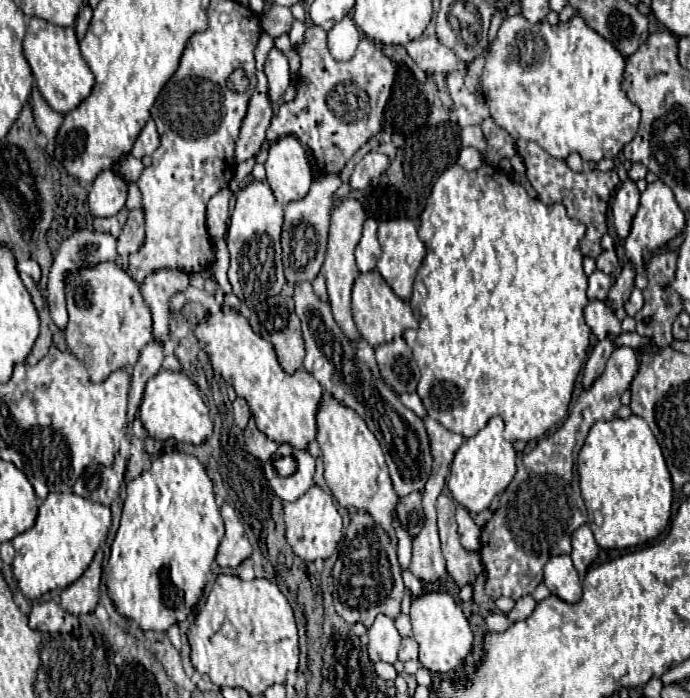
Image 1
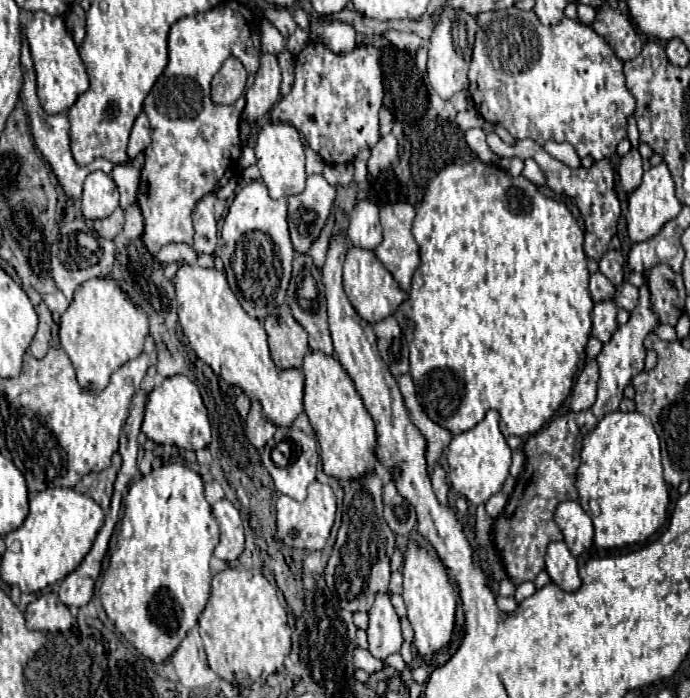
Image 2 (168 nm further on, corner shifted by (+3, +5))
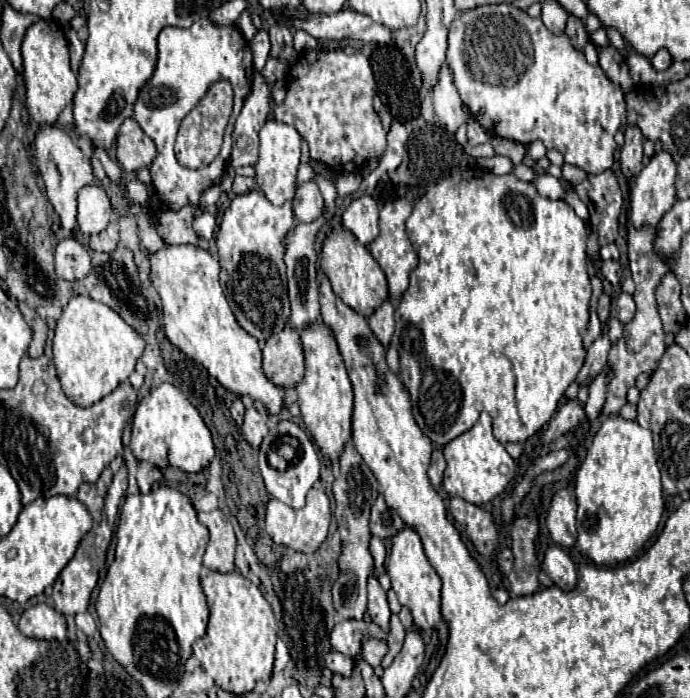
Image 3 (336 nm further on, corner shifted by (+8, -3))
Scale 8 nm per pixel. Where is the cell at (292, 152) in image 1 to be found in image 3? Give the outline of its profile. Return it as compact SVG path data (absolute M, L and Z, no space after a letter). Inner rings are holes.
M266 121L260 131L260 159L256 163L256 183L274 205L282 205L284 201L294 199L294 181L300 165L300 143L300 133L292 125L280 121Z

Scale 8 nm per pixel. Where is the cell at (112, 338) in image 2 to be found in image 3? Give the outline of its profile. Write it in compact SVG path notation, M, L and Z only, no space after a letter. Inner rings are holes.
M76 295L64 307L54 335L54 365L64 395L78 407L90 407L128 381L144 351L144 339L108 305Z

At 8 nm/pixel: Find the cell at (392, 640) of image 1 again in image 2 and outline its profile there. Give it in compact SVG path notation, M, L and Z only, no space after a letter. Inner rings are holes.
M377 595L373 607L369 609L369 653L377 659L387 659L393 653L399 653L403 645L399 617L389 601L389 595Z

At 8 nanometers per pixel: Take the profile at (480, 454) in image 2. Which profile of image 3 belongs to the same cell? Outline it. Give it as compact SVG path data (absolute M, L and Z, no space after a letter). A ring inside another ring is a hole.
M486 411L480 413L476 425L452 439L444 445L444 457L446 457L446 471L444 471L444 489L450 497L462 497L474 505L486 505L498 495L502 495L508 487L508 483L516 475L516 463L506 453L504 445L494 439L492 435L492 419Z

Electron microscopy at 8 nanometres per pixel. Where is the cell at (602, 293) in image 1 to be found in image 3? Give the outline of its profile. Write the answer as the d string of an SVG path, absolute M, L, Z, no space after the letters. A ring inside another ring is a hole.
M602 293L602 297L600 297L598 307L596 307L596 313L598 313L598 319L600 319L602 323L608 321L608 315L610 315L610 299L608 299L606 293Z

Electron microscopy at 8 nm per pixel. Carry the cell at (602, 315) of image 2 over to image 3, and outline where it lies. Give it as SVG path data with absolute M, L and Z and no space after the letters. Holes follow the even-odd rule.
M602 333L596 341L594 341L594 345L590 345L590 349L588 349L588 355L586 355L586 361L584 361L584 365L582 365L582 369L580 369L580 373L578 373L578 377L576 377L576 383L582 387L584 383L588 383L590 379L594 379L602 369L604 369L604 365L606 365L606 361L608 361L608 351L610 351L610 339L608 339L608 335L606 333Z

